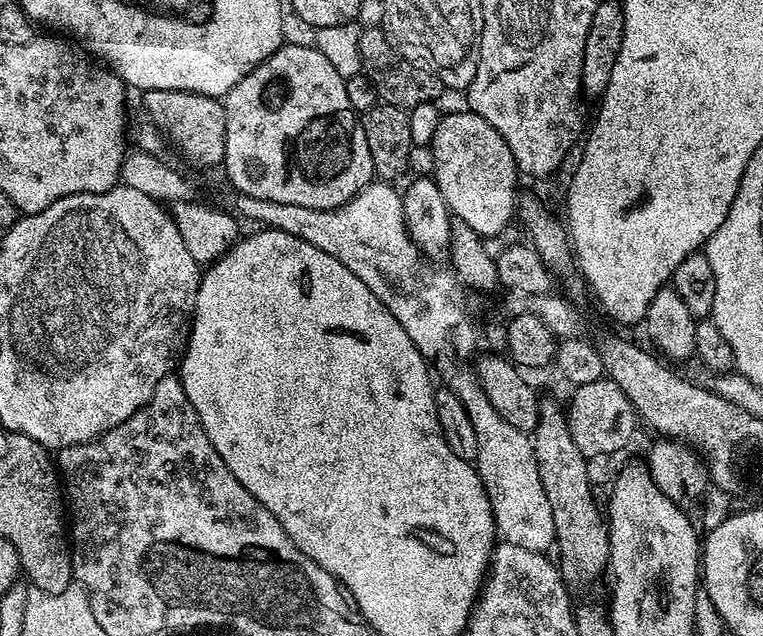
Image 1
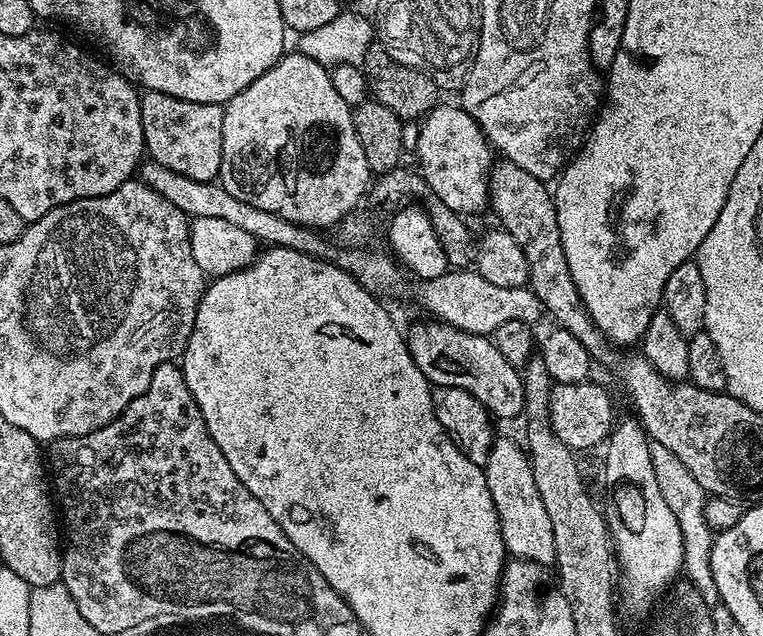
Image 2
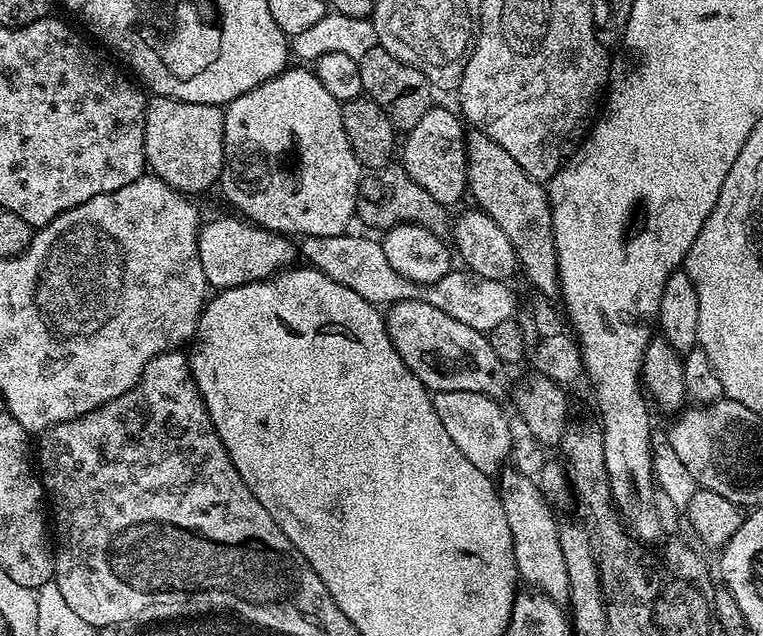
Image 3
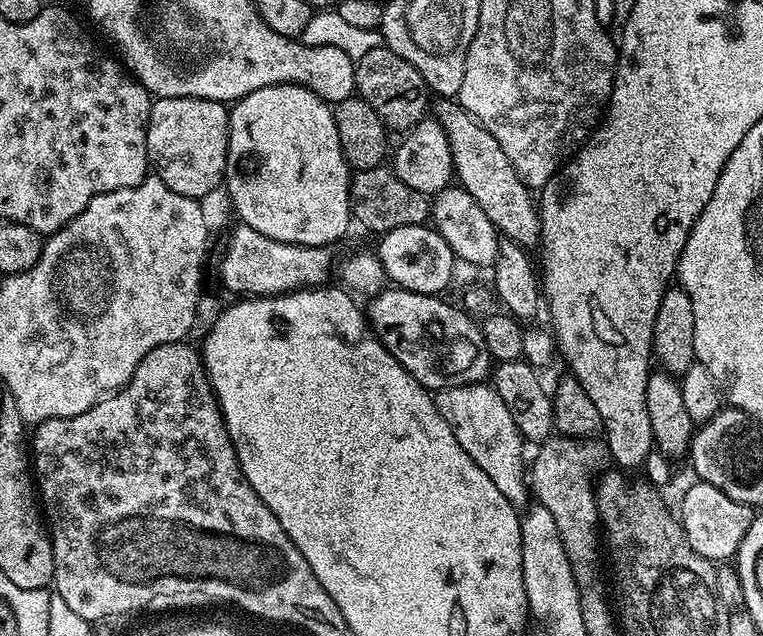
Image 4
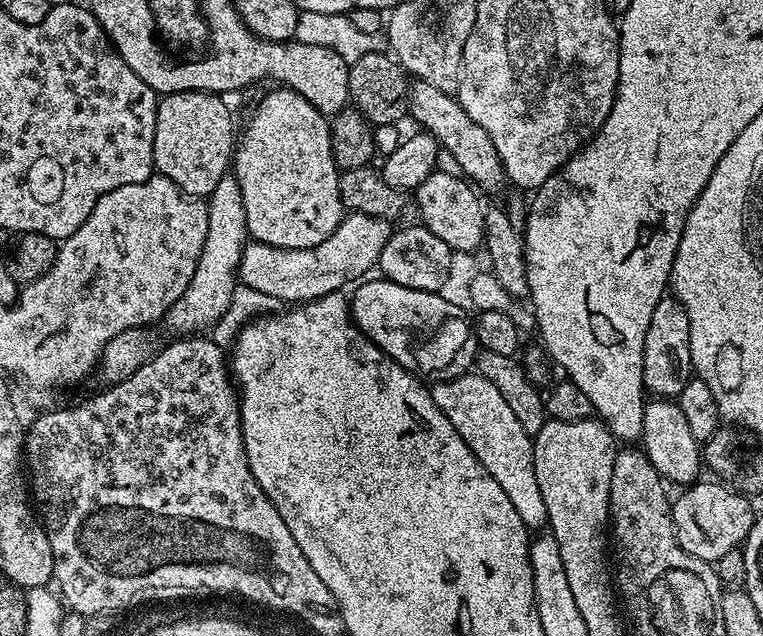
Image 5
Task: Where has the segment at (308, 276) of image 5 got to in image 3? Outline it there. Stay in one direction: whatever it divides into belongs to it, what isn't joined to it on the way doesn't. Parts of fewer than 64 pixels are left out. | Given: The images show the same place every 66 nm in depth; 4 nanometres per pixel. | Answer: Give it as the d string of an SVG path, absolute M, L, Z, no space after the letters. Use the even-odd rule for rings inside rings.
M239 215L220 216L203 225L198 238L198 258L202 258L202 274L213 289L233 288L255 280L266 280L277 272L295 265L298 248L286 236L271 232Z

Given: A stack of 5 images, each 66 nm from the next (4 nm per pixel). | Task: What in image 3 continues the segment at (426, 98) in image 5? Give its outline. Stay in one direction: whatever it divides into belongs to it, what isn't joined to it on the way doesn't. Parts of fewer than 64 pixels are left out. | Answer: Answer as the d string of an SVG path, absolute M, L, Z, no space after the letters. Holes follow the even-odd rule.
M469 131L466 136L468 146L468 192L473 196L475 207L485 212L498 226L502 226L502 234L510 238L510 246L514 246L519 271L544 296L560 296L560 275L558 274L558 254L552 237L552 207L548 201L545 185L541 181L530 178L498 142L494 142L484 132Z

